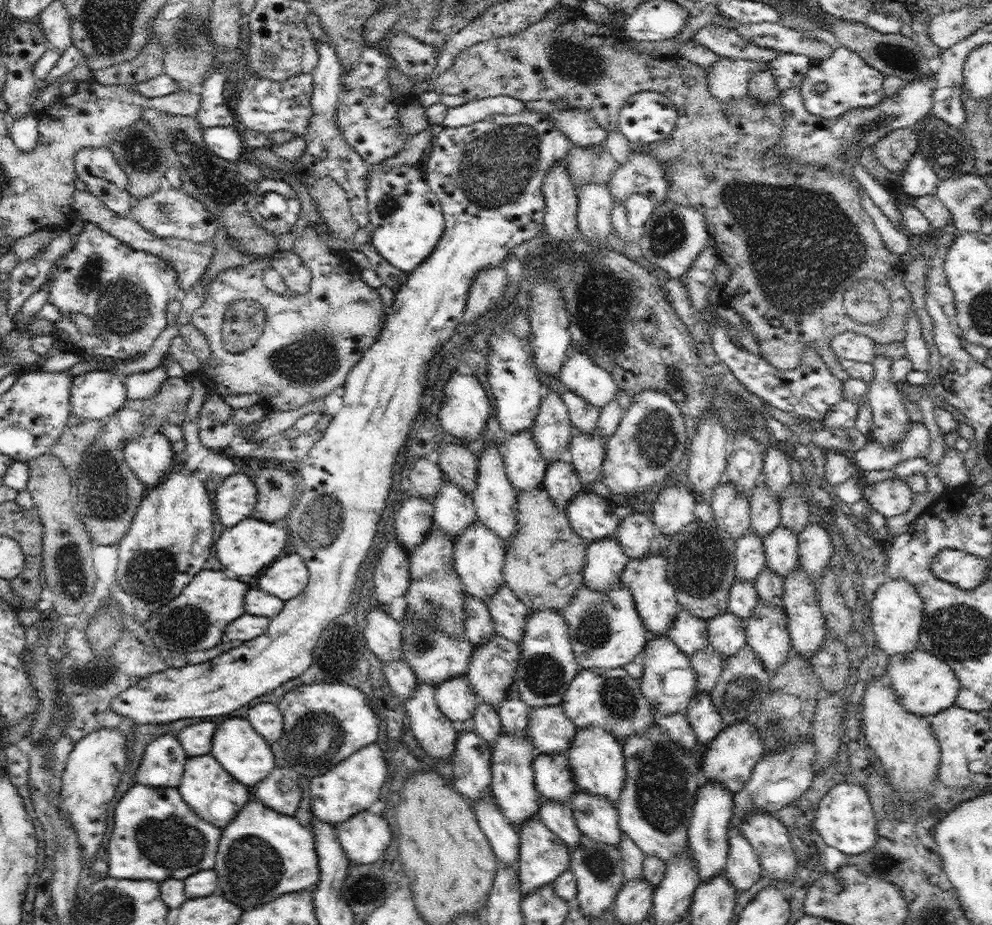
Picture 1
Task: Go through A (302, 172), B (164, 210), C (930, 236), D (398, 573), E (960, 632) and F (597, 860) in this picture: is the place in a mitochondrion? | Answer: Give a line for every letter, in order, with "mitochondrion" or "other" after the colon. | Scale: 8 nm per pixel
A: other
B: mitochondrion
C: other
D: other
E: mitochondrion
F: mitochondrion

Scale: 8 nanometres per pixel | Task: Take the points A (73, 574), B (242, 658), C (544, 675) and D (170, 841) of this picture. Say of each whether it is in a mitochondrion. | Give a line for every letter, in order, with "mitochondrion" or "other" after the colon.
A: mitochondrion
B: other
C: mitochondrion
D: mitochondrion

